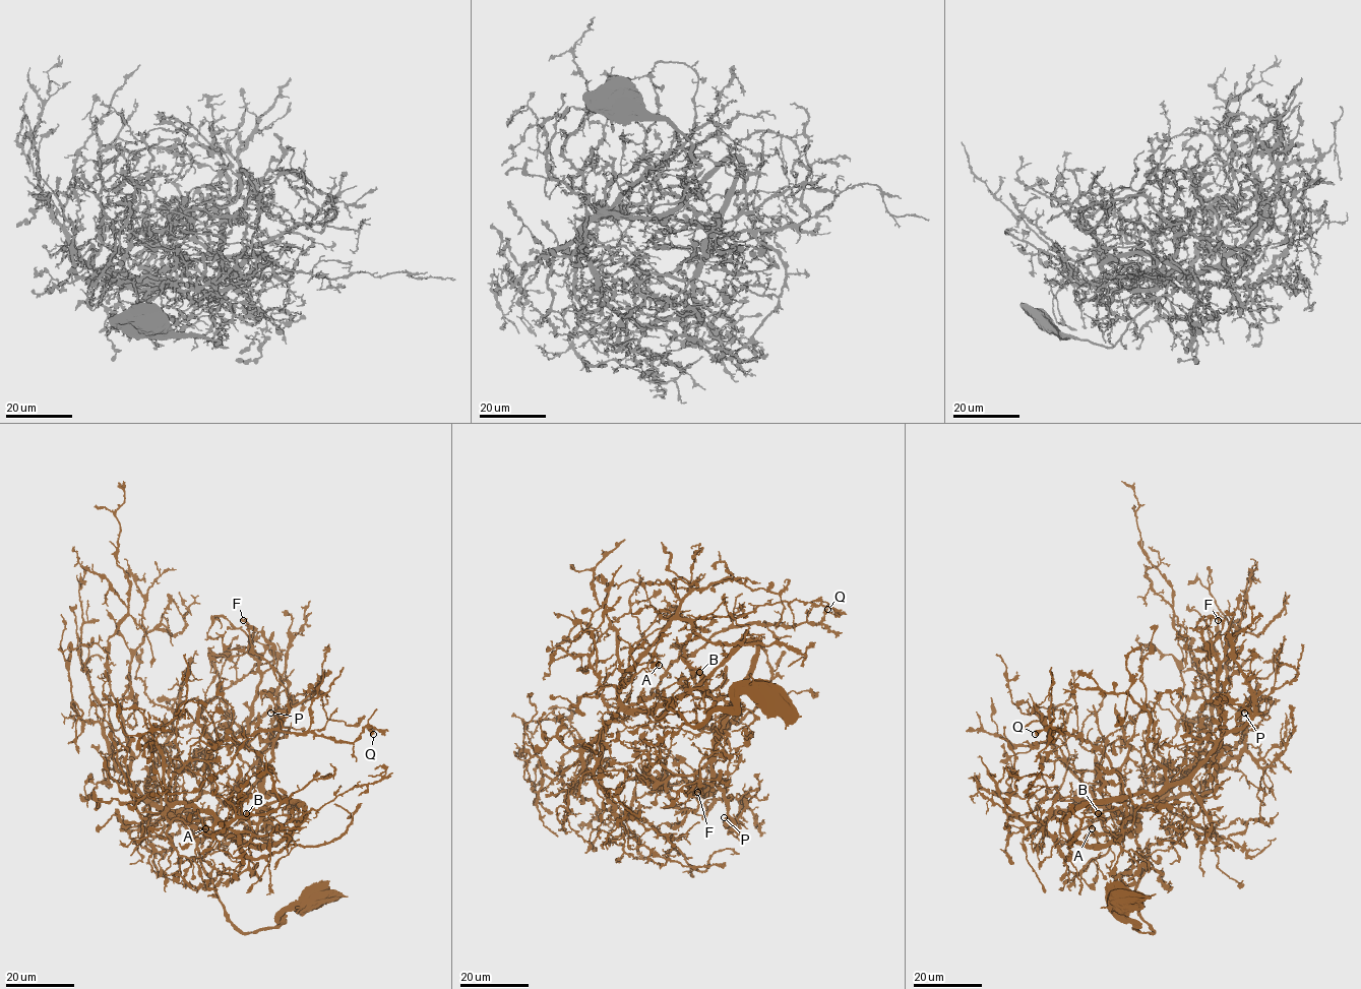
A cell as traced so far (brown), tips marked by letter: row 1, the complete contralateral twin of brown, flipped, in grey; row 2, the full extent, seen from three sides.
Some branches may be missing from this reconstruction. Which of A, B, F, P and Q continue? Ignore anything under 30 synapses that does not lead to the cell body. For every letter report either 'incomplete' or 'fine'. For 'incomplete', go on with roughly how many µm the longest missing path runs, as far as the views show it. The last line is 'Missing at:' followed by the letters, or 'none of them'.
A: fine
B: fine
F: fine
P: fine
Q: fine
Missing at: none of them

